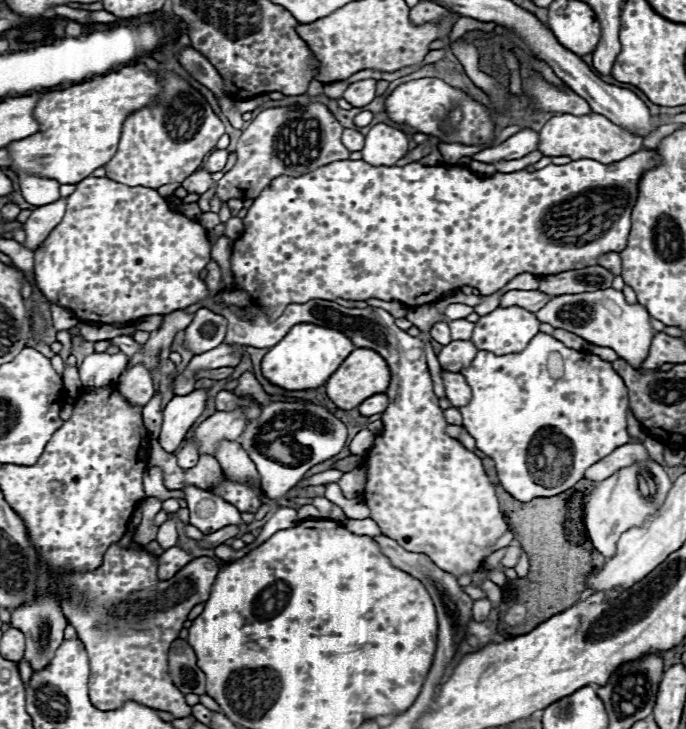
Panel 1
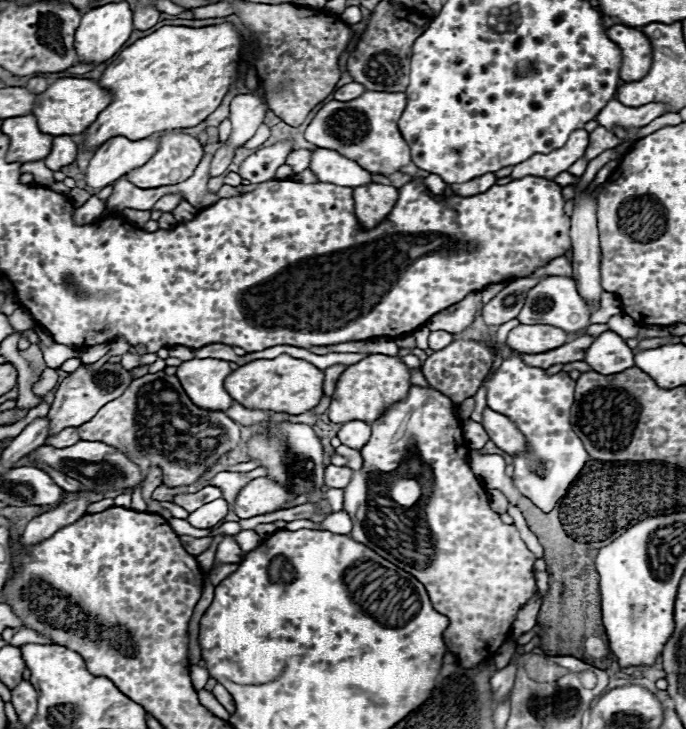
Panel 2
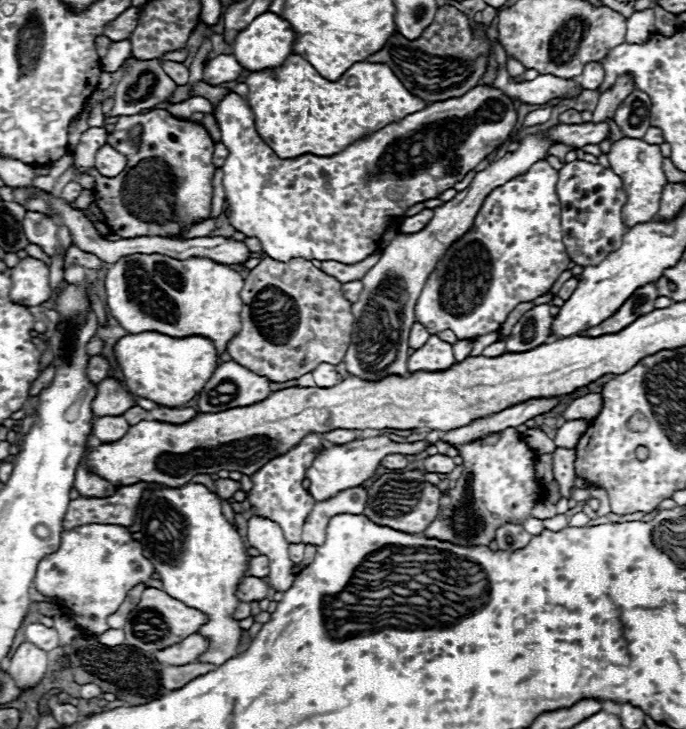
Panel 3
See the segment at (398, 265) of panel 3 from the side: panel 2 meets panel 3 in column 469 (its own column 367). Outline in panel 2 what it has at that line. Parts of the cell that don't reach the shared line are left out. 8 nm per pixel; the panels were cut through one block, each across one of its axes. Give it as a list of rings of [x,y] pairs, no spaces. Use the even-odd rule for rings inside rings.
[[[370,184],[370,186],[356,188],[354,214],[358,218],[358,224],[364,230],[378,226],[378,222],[386,220],[386,214],[390,214],[396,200],[398,200],[398,190],[394,186]]]

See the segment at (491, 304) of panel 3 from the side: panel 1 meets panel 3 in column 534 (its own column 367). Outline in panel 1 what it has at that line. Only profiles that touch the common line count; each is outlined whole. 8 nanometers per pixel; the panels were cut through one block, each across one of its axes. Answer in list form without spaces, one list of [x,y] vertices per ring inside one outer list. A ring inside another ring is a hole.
[[[640,150],[620,162],[602,164],[596,160],[574,160],[564,166],[548,164],[542,170],[518,170],[518,172],[496,172],[492,176],[482,176],[472,172],[468,166],[452,164],[452,166],[422,166],[418,162],[406,164],[406,166],[370,166],[364,160],[338,160],[326,166],[320,166],[318,170],[304,174],[304,176],[278,176],[272,180],[272,184],[254,200],[250,206],[246,218],[244,218],[244,232],[234,242],[230,264],[234,274],[234,288],[246,290],[252,300],[260,306],[268,308],[270,318],[278,318],[282,314],[284,306],[290,302],[310,302],[310,300],[366,300],[366,298],[378,298],[386,302],[402,302],[410,308],[424,306],[436,302],[442,292],[458,290],[462,286],[478,288],[480,294],[492,294],[500,290],[504,284],[508,284],[514,276],[522,272],[530,272],[536,276],[550,276],[564,270],[574,268],[586,268],[596,266],[596,258],[606,252],[622,252],[628,244],[628,234],[632,228],[632,208],[638,200],[638,182],[646,170],[652,170],[660,164],[660,158],[656,150]]]

